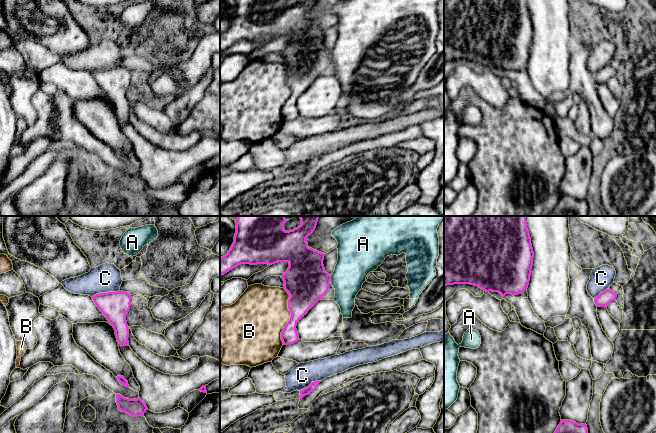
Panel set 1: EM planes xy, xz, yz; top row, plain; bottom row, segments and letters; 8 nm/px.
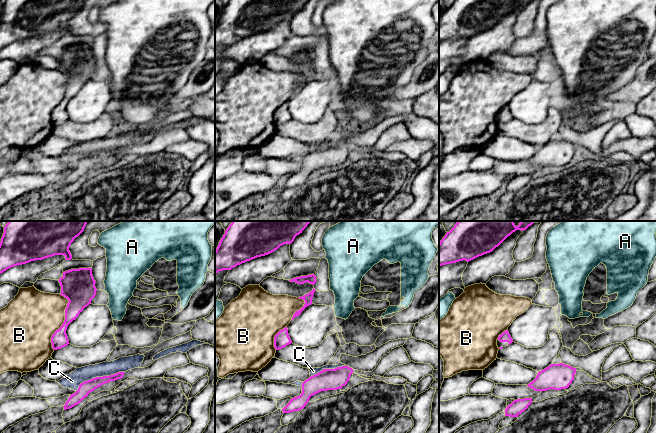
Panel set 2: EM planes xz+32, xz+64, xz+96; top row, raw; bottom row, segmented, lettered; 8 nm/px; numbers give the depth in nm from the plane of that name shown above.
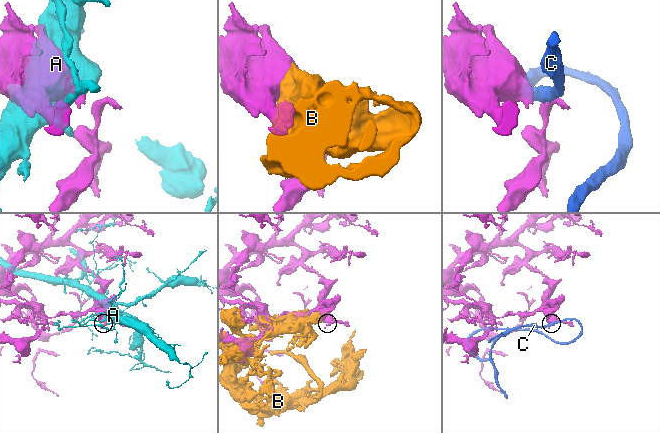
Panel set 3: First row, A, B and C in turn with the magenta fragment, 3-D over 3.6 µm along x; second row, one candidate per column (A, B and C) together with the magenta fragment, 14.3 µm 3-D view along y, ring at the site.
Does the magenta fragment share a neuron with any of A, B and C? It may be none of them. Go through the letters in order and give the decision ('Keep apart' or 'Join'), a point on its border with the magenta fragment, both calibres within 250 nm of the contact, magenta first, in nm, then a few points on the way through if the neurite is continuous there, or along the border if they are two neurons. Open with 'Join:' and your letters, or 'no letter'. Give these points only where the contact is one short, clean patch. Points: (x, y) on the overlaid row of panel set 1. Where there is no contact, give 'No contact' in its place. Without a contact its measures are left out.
Join: no letter
A: Keep apart. Touches magenta at xz (330, 278). Thickness 360 nm (magenta) against 280 nm
B: Keep apart. Touches magenta at xz (291, 316). Thickness 280 nm (magenta) against 440 nm
C: Keep apart. Touches magenta at xy (105, 293). Thickness 220 nm (magenta) against 220 nm. Boundary: xy (119, 290), (96, 293), (91, 296)

